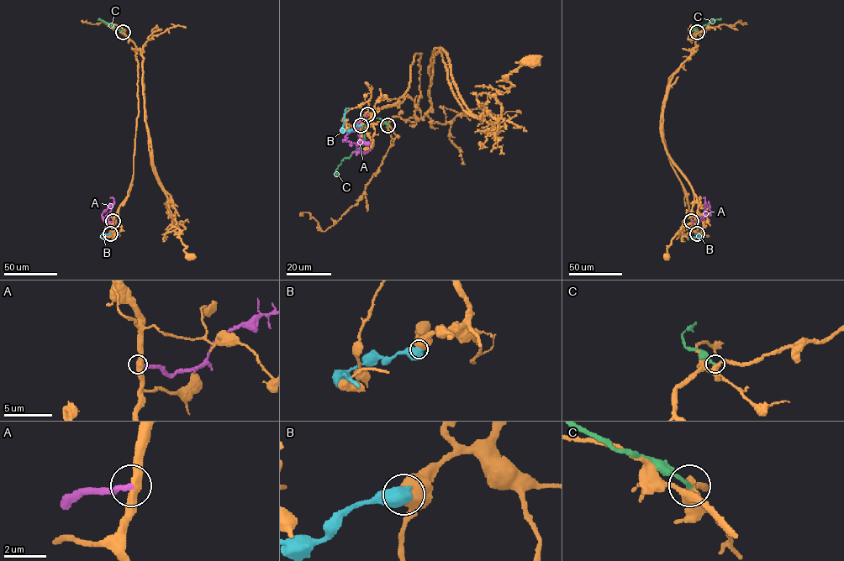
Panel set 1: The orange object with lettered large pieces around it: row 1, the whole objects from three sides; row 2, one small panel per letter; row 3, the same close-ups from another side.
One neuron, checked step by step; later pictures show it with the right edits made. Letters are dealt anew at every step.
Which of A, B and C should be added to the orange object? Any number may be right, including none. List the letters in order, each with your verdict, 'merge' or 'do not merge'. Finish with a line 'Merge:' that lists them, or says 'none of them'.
A: do not merge
B: do not merge
C: do not merge
Merge: none of them

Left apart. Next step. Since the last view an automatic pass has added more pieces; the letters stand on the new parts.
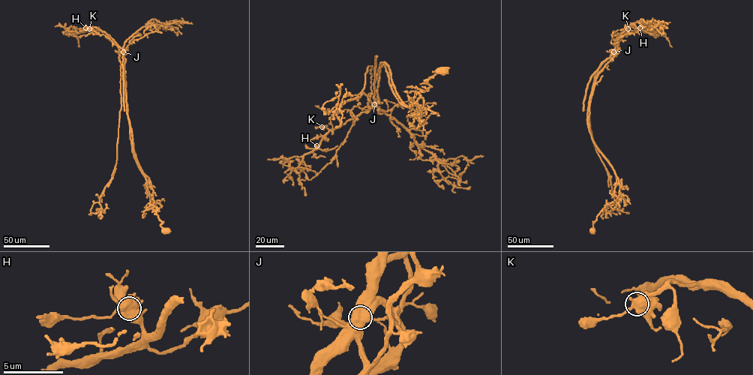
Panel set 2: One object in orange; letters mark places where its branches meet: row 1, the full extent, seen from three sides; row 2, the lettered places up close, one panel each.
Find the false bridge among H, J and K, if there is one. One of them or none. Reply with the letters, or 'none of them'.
J

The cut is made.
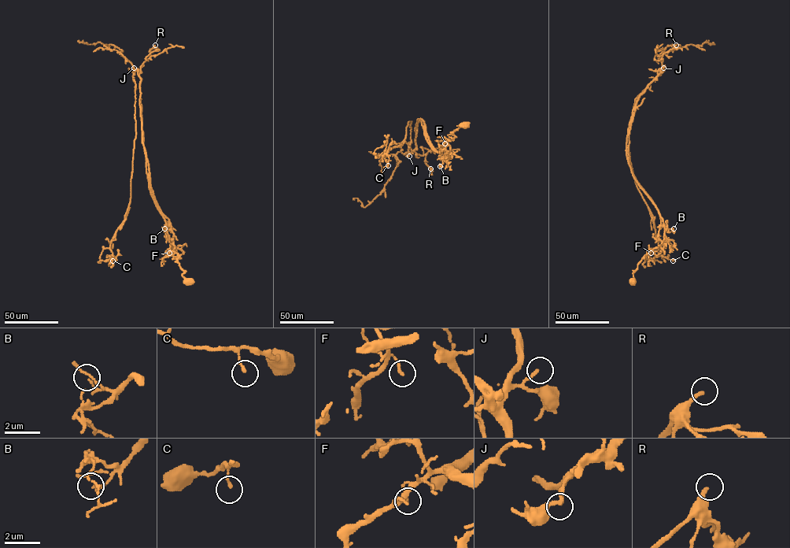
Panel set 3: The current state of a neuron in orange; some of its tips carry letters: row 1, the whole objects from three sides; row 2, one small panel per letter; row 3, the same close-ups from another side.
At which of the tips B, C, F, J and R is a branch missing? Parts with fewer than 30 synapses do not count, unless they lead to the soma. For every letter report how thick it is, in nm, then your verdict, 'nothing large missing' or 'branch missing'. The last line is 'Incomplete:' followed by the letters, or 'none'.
B: 150 nm | nothing large missing
C: 130 nm | nothing large missing
F: 140 nm | nothing large missing
J: 150 nm | nothing large missing
R: 200 nm | branch missing
Incomplete: R

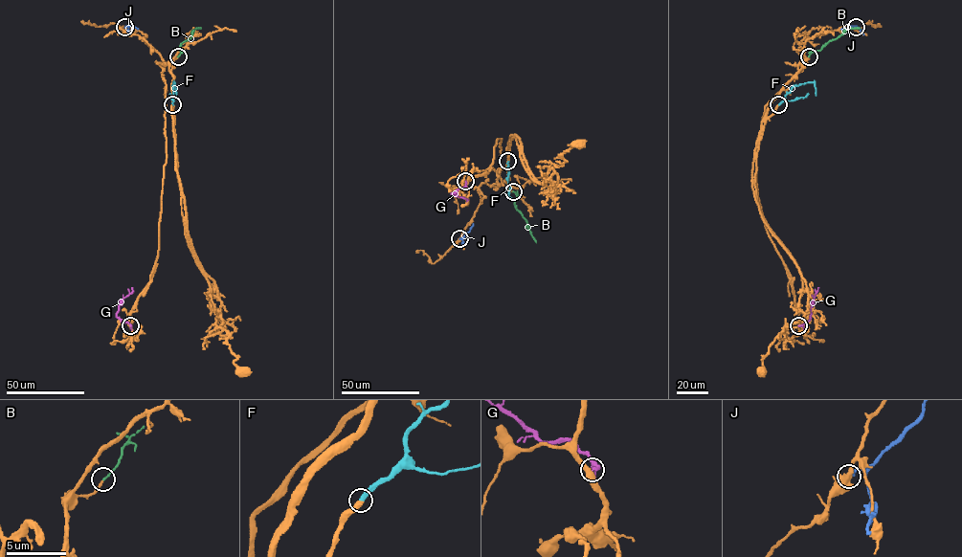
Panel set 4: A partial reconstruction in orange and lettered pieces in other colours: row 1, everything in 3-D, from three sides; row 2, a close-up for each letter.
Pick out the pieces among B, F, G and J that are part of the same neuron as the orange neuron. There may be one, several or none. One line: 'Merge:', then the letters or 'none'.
Merge: B, F

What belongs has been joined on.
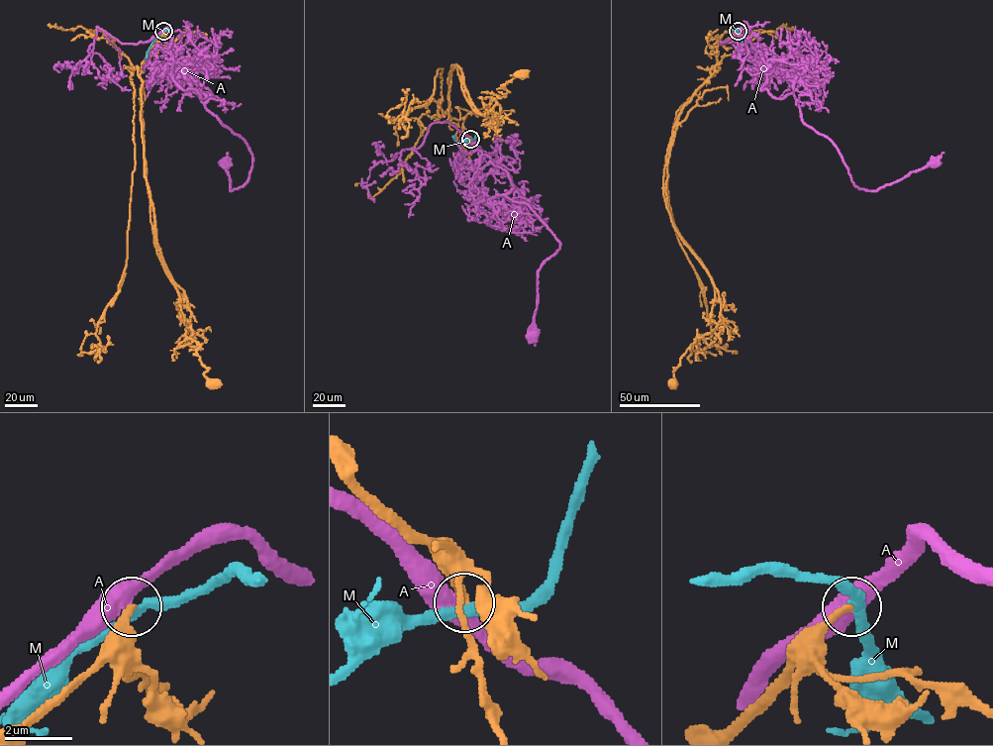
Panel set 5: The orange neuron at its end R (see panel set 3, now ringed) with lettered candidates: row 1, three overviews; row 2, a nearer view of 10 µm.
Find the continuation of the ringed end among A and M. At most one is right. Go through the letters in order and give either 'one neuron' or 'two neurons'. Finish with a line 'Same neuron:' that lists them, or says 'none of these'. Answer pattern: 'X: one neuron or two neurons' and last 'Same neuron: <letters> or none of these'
A: two neurons
M: two neurons
Same neuron: none of these

